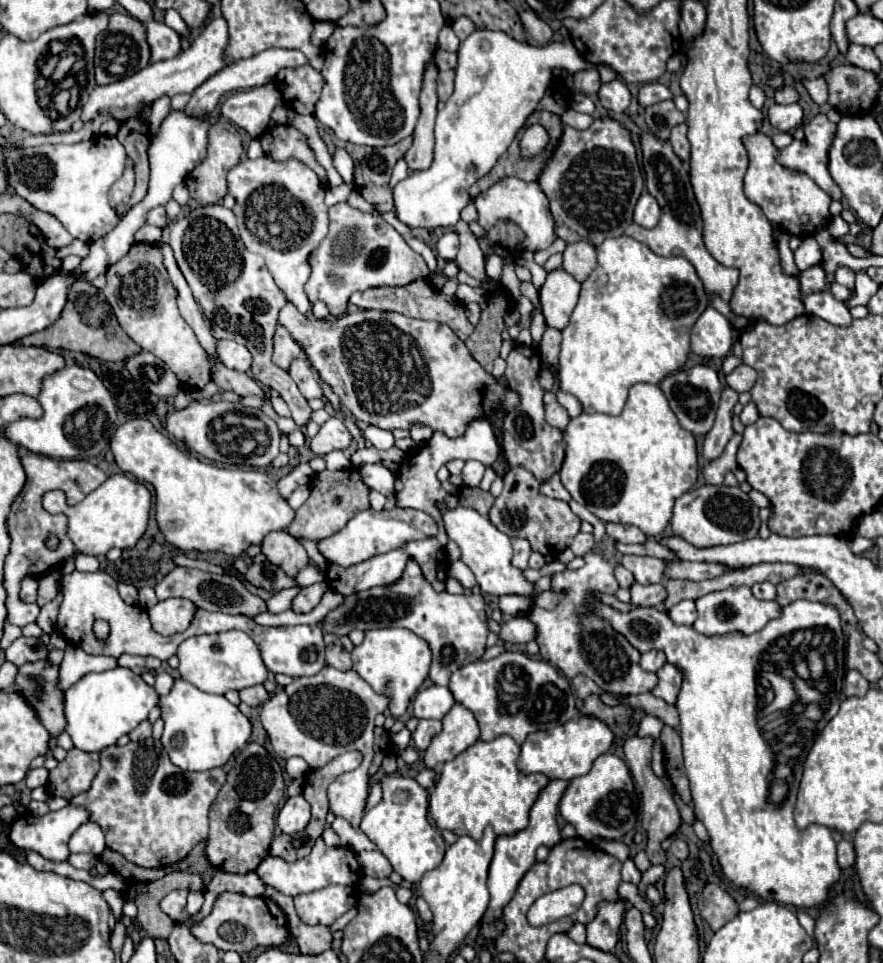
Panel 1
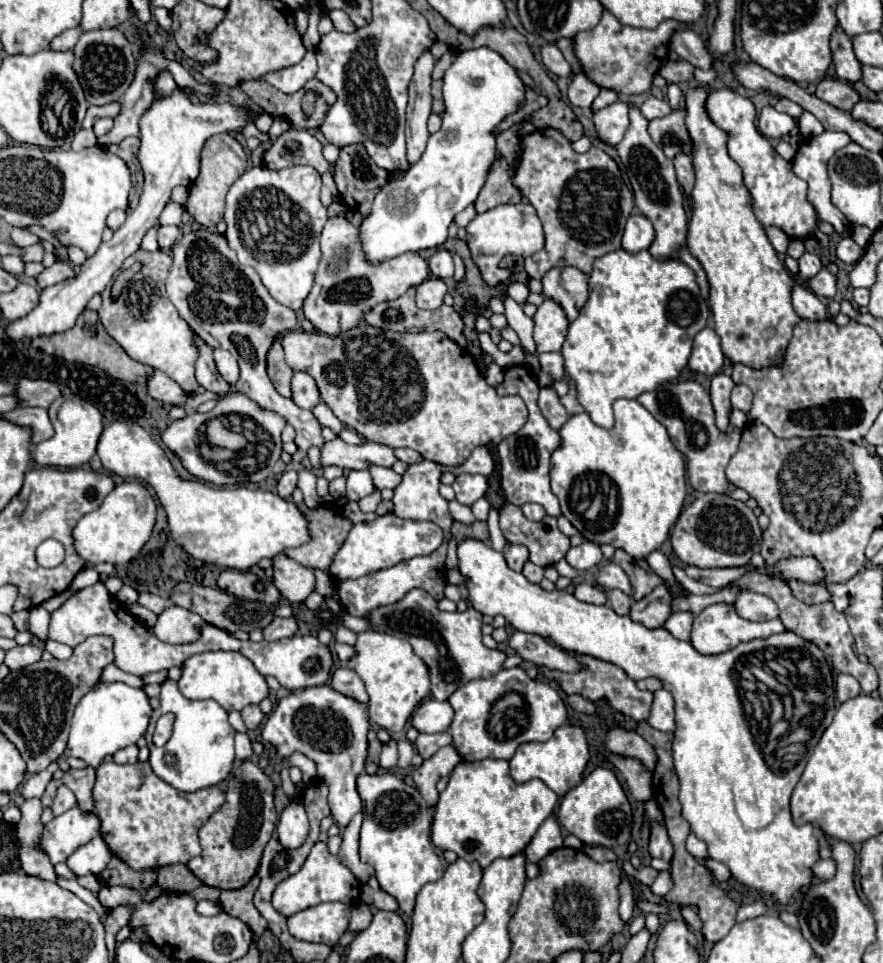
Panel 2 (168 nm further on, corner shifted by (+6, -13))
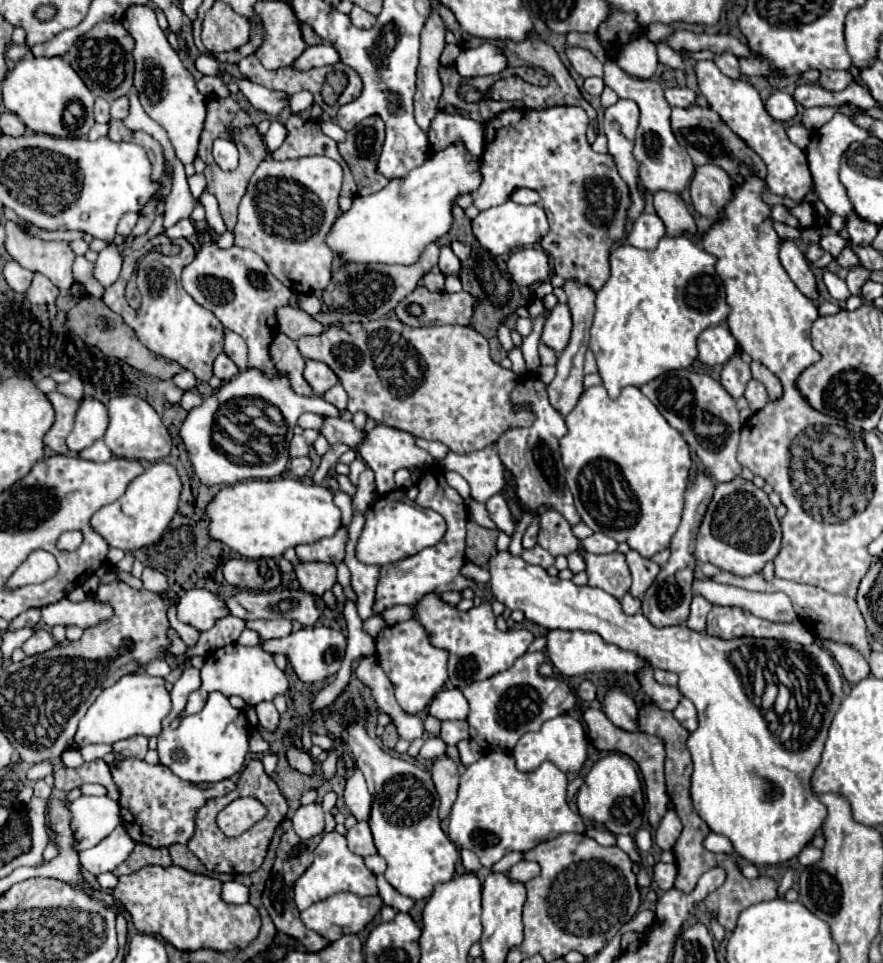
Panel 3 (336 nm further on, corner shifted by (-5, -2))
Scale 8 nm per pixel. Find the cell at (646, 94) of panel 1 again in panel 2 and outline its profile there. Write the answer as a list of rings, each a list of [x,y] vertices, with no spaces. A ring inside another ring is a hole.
[[[650,96],[642,106],[640,106],[640,112],[644,114],[646,120],[654,120],[654,118],[662,118],[662,116],[668,116],[672,112],[672,108],[668,106],[668,102],[664,100],[658,100],[654,96]]]

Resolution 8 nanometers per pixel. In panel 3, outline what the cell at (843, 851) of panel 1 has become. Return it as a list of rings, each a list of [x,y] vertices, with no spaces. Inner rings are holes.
[[[807,845],[807,847],[799,853],[799,863],[801,863],[803,867],[813,865],[813,863],[817,863],[819,859],[821,859],[821,849],[815,849],[813,845]]]

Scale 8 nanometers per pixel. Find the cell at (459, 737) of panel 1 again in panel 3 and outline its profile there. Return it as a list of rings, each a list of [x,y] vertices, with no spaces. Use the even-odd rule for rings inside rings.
[[[439,757],[433,763],[431,769],[433,775],[433,783],[437,787],[439,799],[441,799],[441,807],[439,807],[439,819],[447,819],[451,805],[455,803],[457,797],[457,789],[459,789],[459,773],[457,773],[457,763],[453,759]]]

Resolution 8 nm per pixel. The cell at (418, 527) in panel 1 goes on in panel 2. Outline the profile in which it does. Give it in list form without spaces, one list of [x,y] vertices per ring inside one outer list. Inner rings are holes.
[[[386,514],[370,524],[368,522],[354,524],[348,538],[344,540],[342,548],[336,552],[328,572],[336,580],[360,578],[364,574],[372,574],[372,572],[390,568],[402,560],[430,554],[442,544],[442,540],[444,540],[442,530],[434,522],[424,522],[424,520],[412,522],[412,520],[402,520],[394,514]]]

